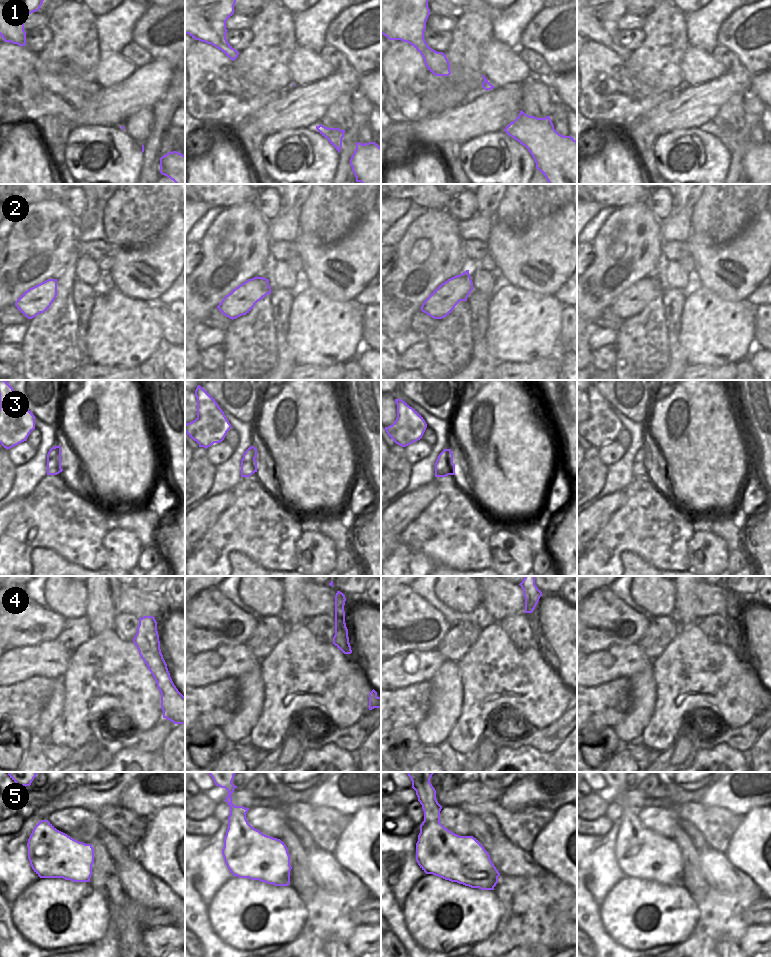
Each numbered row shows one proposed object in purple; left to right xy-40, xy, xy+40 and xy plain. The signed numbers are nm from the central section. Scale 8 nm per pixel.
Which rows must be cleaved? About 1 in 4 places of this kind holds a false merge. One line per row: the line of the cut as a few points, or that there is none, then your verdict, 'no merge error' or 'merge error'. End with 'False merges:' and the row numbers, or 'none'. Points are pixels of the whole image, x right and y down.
1: no cut | no merge error
2: no cut | no merge error
3: no cut | no merge error
4: no cut | no merge error
5: no cut | no merge error
False merges: none

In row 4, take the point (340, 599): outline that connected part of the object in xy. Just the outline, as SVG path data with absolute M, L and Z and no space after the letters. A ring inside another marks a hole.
M337 591L335 595L335 635L333 637L333 644L344 654L351 654L348 629L345 623L345 601L345 595Z

